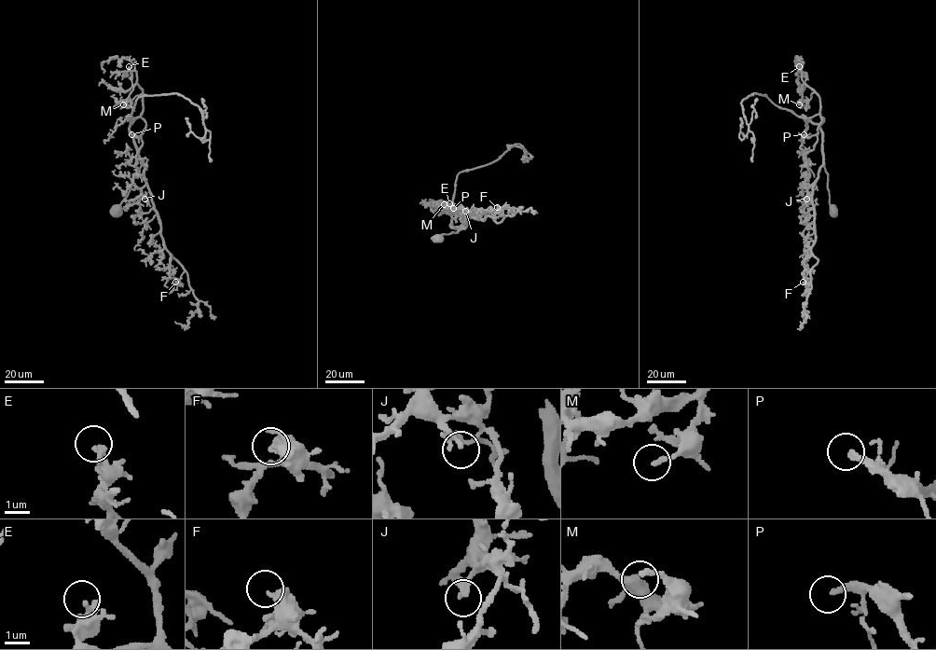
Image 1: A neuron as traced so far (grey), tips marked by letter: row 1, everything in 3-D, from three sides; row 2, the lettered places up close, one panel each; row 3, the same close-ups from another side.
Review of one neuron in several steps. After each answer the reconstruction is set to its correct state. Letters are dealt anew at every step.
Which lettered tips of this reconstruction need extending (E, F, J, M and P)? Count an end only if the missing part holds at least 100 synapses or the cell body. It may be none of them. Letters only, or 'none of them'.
M, P

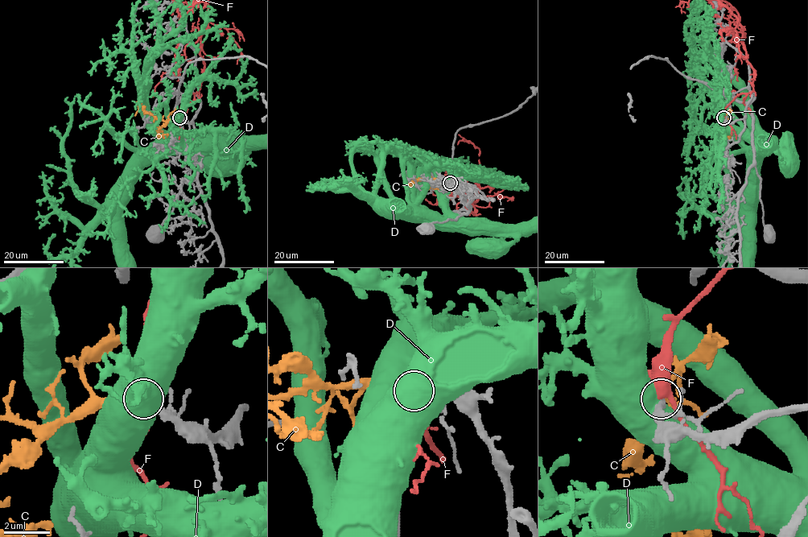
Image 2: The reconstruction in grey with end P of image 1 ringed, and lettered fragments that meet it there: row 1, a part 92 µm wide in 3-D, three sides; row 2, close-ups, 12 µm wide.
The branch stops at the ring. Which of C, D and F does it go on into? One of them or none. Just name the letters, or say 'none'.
C

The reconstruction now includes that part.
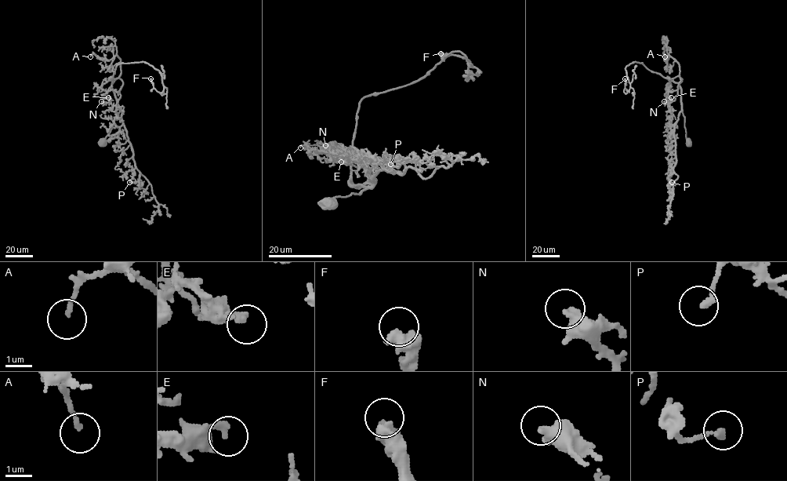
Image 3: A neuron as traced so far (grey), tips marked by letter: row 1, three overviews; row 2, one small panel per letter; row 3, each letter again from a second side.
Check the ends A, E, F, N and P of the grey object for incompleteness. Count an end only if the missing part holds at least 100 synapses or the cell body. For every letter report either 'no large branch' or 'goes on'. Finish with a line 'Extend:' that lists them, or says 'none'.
A: no large branch
E: no large branch
F: no large branch
N: no large branch
P: no large branch
Extend: none

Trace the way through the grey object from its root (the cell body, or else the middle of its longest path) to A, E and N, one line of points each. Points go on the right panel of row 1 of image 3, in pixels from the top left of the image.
A: (688, 143), (682, 109), (680, 64), (669, 55), (665, 60), (665, 56)
E: (688, 143), (682, 109), (681, 78), (676, 90), (669, 92), (668, 89), (667, 94), (671, 97)
N: (688, 143), (682, 109), (681, 78), (675, 99), (669, 105), (664, 101)

